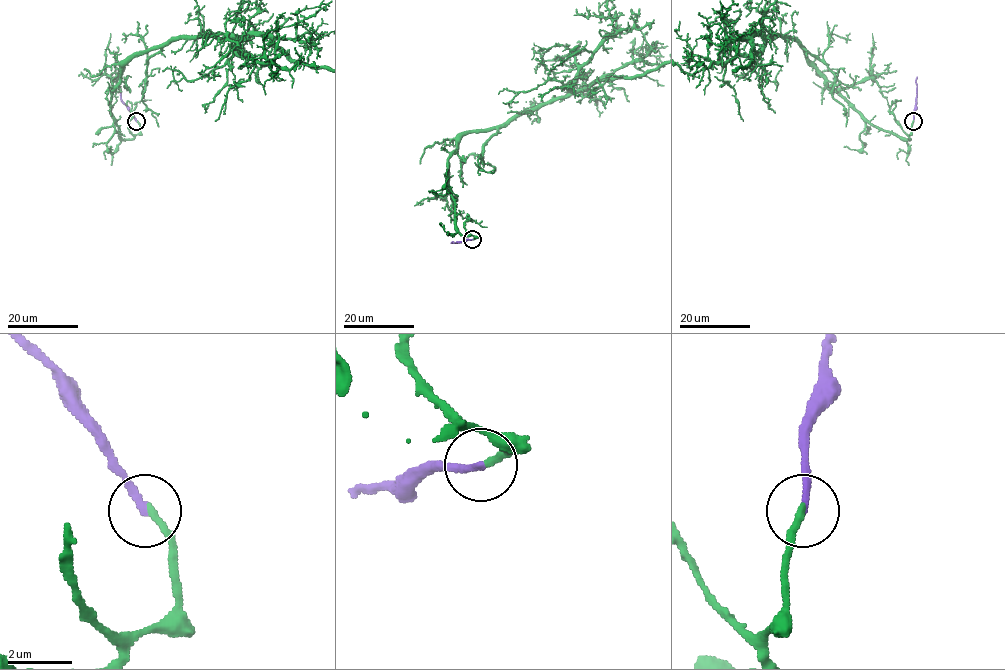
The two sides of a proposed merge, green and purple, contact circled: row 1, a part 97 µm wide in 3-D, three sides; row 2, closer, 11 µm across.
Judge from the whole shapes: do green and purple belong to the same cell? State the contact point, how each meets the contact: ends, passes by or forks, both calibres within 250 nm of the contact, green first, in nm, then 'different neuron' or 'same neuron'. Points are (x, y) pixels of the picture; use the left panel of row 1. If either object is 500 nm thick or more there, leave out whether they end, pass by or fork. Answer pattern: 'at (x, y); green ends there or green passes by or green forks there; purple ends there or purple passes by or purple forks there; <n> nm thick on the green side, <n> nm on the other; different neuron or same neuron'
at (136, 121); green ends there; purple ends there; 240 nm thick on the green side, 240 nm on the other; same neuron

